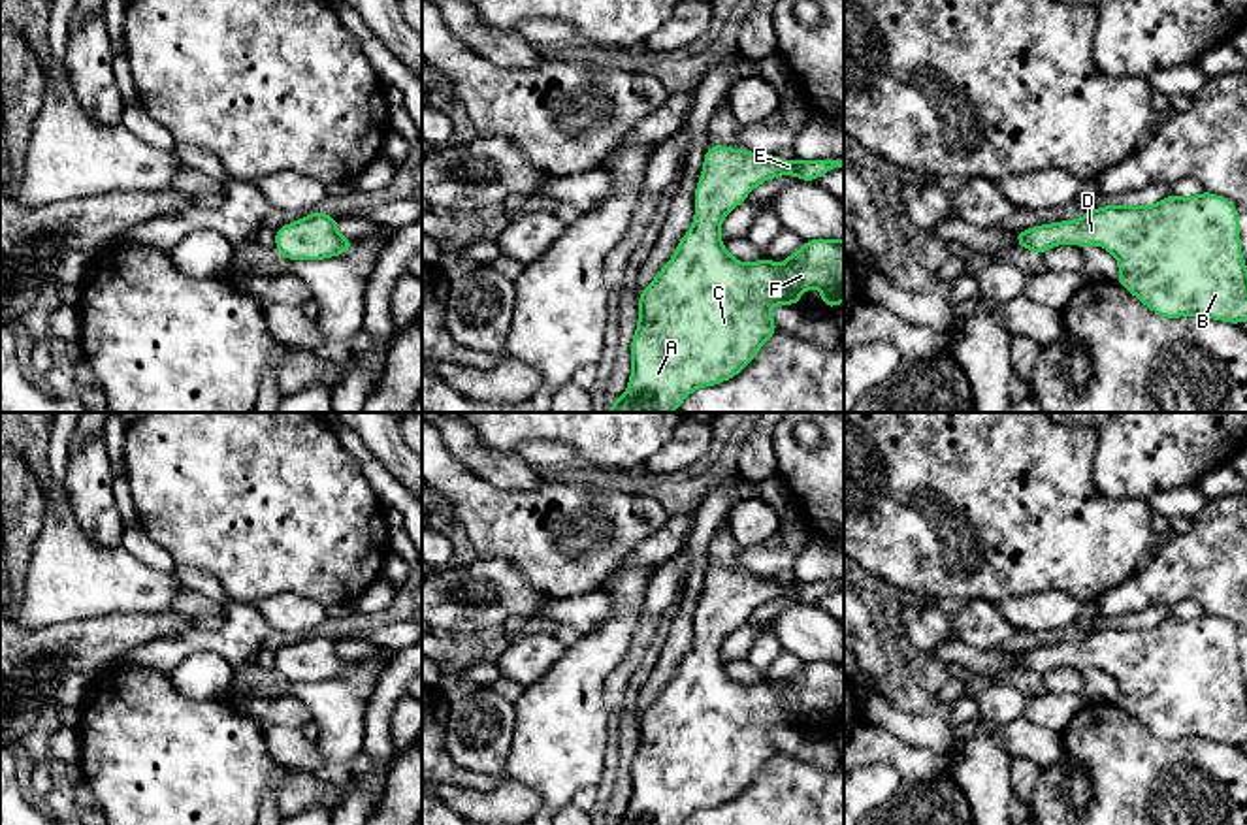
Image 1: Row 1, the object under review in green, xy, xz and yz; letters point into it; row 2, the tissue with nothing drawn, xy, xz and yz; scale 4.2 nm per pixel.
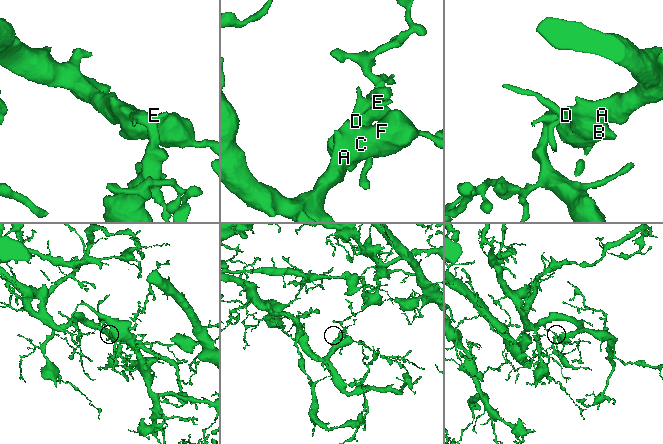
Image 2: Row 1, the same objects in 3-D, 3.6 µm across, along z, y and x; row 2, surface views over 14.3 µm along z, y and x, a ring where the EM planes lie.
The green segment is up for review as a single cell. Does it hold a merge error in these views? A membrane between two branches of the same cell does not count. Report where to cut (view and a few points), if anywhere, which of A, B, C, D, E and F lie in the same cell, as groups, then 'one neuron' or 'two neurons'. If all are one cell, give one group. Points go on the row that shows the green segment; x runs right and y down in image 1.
cut none; groups A B C D E F; one neuron

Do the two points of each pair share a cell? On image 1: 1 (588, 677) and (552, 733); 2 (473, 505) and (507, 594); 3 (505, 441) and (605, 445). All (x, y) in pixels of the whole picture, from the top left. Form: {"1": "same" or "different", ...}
{"1": "same", "2": "different", "3": "same"}

